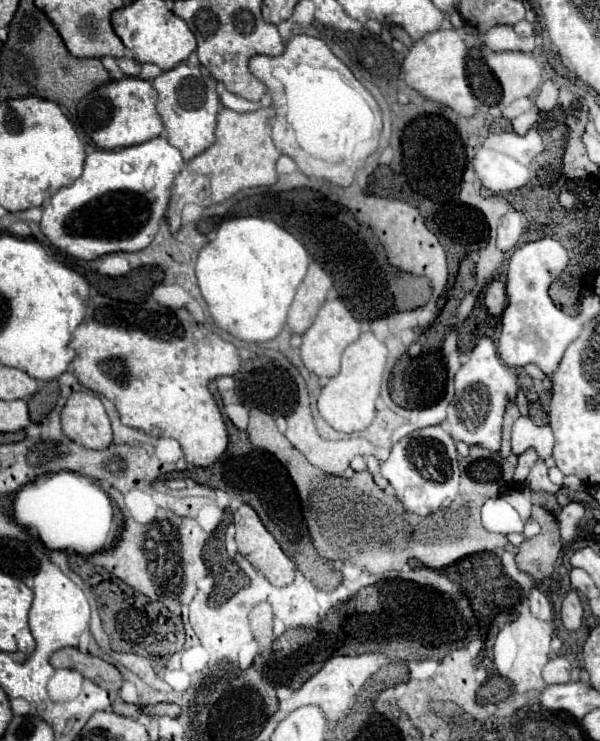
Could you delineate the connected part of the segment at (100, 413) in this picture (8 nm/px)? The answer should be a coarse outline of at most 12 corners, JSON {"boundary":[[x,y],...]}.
{"boundary":[[85,391],[61,409],[63,433],[87,449],[109,447],[103,403]]}

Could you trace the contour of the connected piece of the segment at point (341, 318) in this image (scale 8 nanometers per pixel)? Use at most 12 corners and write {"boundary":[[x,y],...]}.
{"boundary":[[341,299],[325,301],[303,335],[301,361],[337,375],[361,333]]}

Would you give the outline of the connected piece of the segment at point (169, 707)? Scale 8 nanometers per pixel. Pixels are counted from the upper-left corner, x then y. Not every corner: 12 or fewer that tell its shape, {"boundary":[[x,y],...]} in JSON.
{"boundary":[[159,703],[143,707],[149,715],[177,717],[179,707],[173,703]]}

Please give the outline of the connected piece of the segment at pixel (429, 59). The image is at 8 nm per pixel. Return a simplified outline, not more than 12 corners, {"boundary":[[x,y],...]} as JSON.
{"boundary":[[457,29],[431,31],[403,61],[405,83],[463,117],[475,113]]}

